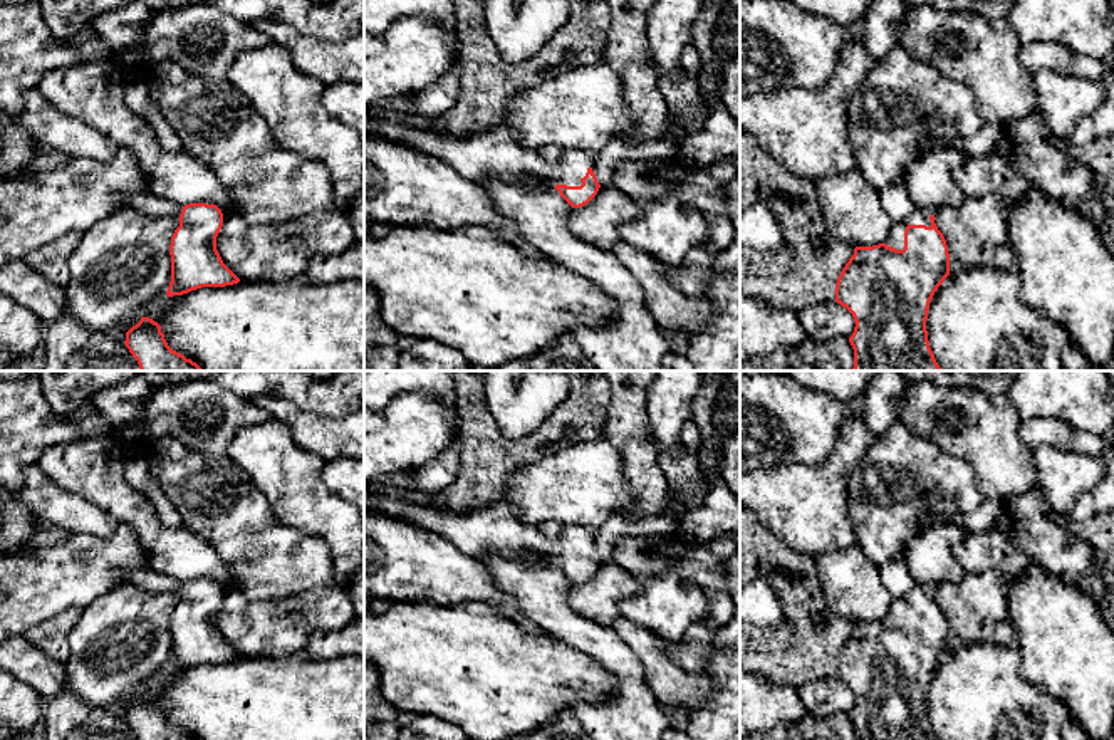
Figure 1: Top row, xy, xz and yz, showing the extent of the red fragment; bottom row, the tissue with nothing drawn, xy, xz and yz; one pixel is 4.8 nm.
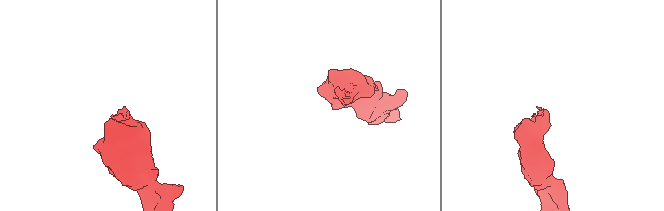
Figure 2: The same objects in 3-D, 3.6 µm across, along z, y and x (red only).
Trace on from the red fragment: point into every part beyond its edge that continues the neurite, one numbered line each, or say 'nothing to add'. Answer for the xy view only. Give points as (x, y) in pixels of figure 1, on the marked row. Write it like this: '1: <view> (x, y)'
1: xy (145, 202)

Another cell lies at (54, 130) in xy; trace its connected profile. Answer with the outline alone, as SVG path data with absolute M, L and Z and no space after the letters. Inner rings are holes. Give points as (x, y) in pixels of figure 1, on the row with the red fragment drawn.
M37 87L25 91L18 122L49 151L69 158L109 161L117 146L84 121L72 117L50 104Z

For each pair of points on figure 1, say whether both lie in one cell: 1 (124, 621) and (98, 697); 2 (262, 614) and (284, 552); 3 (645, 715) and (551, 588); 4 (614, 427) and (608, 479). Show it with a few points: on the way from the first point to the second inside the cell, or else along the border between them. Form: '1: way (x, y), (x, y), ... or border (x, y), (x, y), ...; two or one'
1: way (121, 640), (98, 670), (98, 678); one
2: border (234, 578), (249, 598), (287, 598), (306, 589); two
3: way (629, 682), (629, 675), (571, 621); one
4: border (599, 437), (619, 450), (621, 470), (628, 482); two

